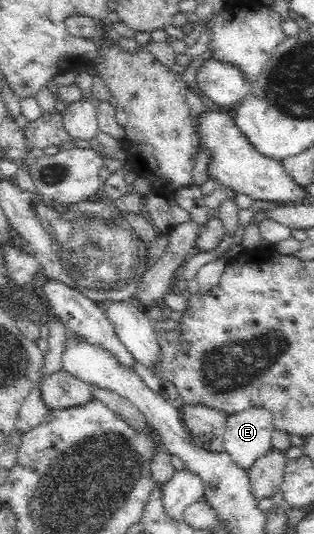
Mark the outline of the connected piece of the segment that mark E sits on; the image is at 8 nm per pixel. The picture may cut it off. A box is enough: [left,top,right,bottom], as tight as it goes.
[224,407,275,470]

